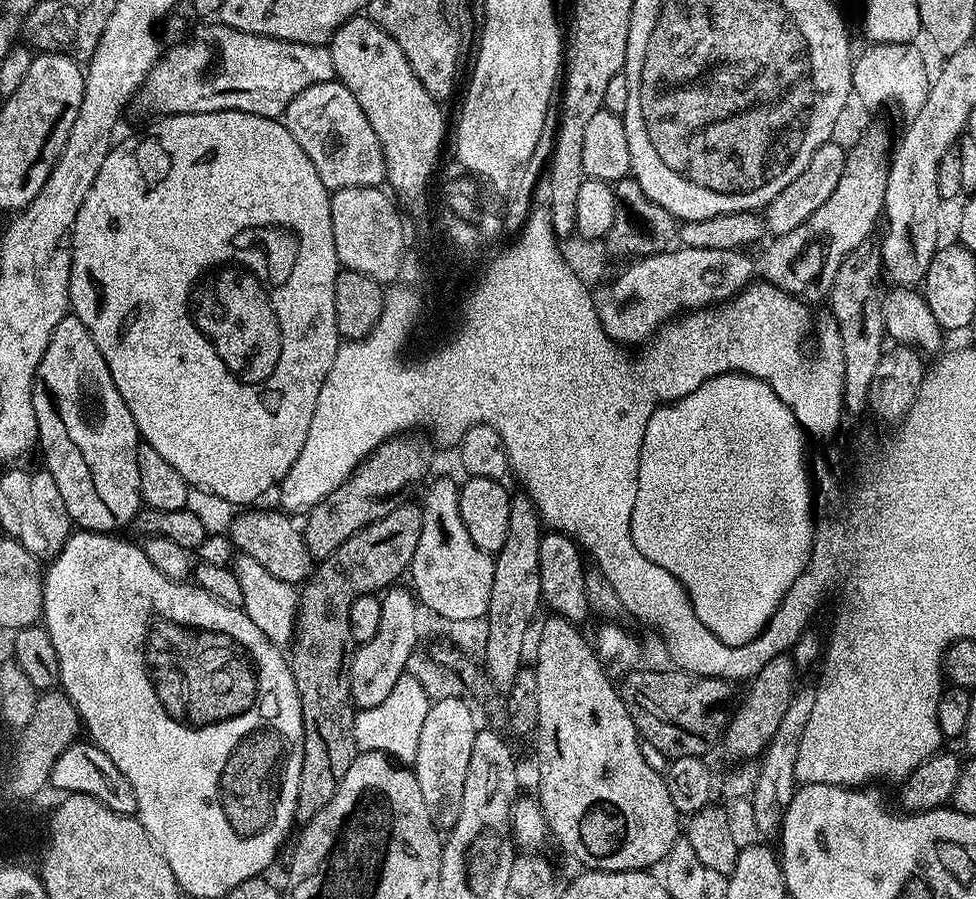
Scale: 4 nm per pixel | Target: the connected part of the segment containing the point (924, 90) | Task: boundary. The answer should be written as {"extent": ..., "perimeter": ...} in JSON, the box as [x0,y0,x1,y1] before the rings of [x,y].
{"extent":[852,43,932,120],"perimeter":[[[880,43],[867,45],[867,49],[855,57],[852,65],[852,88],[855,99],[868,108],[894,104],[905,119],[911,120],[922,110],[923,103],[931,88],[932,76],[928,74],[926,58],[917,43]]]}

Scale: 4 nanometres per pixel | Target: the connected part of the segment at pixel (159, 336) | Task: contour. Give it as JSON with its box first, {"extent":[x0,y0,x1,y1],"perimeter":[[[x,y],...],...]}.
{"extent":[68,112,342,506],"perimeter":[[[177,112],[165,115],[157,124],[149,126],[145,132],[137,136],[128,136],[124,141],[117,143],[106,154],[106,162],[98,170],[98,178],[94,178],[94,186],[90,186],[90,194],[78,206],[78,218],[74,218],[72,227],[72,269],[70,270],[70,282],[68,283],[68,302],[71,311],[86,326],[86,330],[94,338],[98,350],[102,350],[102,358],[106,358],[106,366],[110,366],[110,378],[114,378],[114,386],[118,386],[118,394],[122,394],[122,402],[130,410],[130,414],[136,423],[136,429],[140,432],[143,443],[154,446],[178,474],[193,489],[201,488],[204,492],[213,492],[220,500],[228,504],[244,504],[240,506],[252,506],[259,496],[264,496],[268,491],[275,489],[290,474],[290,466],[298,462],[298,454],[302,454],[302,446],[306,442],[306,433],[310,431],[310,418],[314,418],[314,406],[318,406],[318,390],[322,390],[322,382],[326,374],[330,374],[330,366],[334,362],[334,354],[339,350],[342,337],[338,330],[336,311],[334,310],[334,282],[336,276],[342,270],[340,259],[336,257],[334,250],[334,226],[330,226],[330,191],[318,178],[318,173],[310,158],[298,146],[291,137],[290,130],[285,123],[271,116],[259,116],[258,114],[246,114],[245,112]]]}

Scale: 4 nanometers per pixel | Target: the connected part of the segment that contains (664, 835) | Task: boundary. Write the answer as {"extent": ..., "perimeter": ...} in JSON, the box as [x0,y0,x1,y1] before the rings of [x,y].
{"extent":[534,614,682,872],"perimeter":[[[552,614],[547,617],[549,620],[540,628],[540,637],[536,640],[536,661],[534,667],[536,677],[538,678],[538,722],[534,733],[536,740],[536,764],[540,767],[540,796],[538,803],[544,811],[544,820],[548,824],[548,830],[551,839],[556,839],[578,863],[584,864],[585,869],[595,870],[597,872],[639,872],[641,870],[655,869],[665,858],[667,852],[673,846],[676,839],[682,836],[681,813],[677,812],[673,799],[667,789],[664,776],[660,772],[656,773],[652,769],[650,761],[644,757],[644,752],[640,749],[642,737],[637,732],[630,714],[626,710],[624,700],[620,696],[617,685],[612,685],[613,677],[606,671],[605,665],[596,654],[596,649],[588,640],[579,632],[577,625],[571,620]]]}

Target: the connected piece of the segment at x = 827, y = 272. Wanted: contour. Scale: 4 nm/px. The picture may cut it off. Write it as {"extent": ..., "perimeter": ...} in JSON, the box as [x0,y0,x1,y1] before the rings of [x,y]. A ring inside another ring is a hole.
{"extent":[756,128,890,301],"perimeter":[[[872,128],[847,153],[844,173],[834,186],[834,194],[806,218],[794,230],[773,239],[772,245],[756,260],[761,281],[789,292],[798,300],[823,301],[834,286],[834,278],[848,256],[861,247],[860,244],[872,231],[877,231],[884,211],[886,178],[890,163],[890,142],[880,128]]]}

